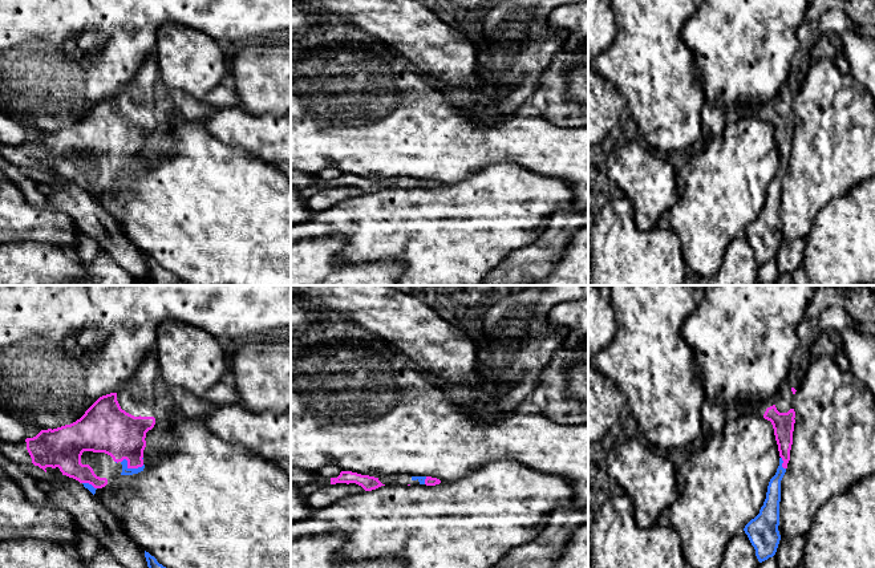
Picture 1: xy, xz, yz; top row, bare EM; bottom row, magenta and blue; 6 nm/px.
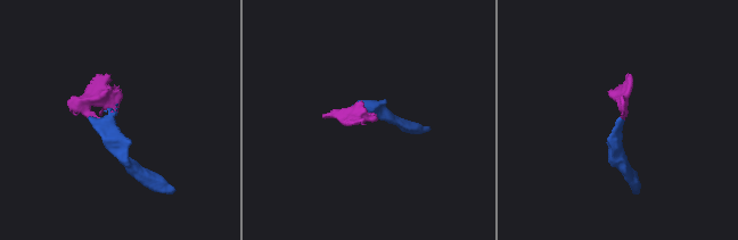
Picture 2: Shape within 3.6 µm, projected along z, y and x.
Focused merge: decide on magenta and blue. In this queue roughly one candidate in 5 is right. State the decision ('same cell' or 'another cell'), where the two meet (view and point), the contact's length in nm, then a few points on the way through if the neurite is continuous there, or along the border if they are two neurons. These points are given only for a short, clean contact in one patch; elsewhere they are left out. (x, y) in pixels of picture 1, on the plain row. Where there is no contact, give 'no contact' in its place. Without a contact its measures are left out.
same cell; contact xy (130, 170); length 150 nm; way xy (114, 134), (130, 155), (130, 170), (125, 174)

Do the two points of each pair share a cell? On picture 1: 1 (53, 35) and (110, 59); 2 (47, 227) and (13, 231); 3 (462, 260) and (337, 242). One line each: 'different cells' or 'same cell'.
1: same cell
2: same cell
3: different cells

